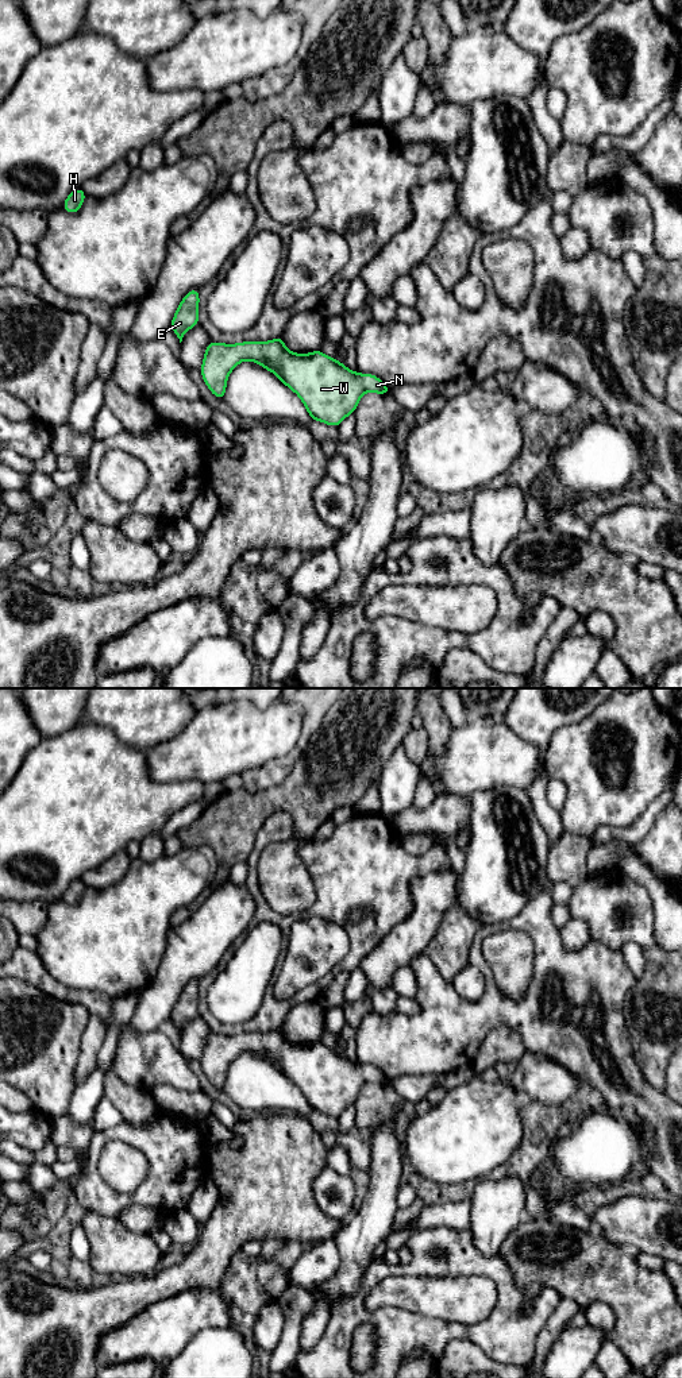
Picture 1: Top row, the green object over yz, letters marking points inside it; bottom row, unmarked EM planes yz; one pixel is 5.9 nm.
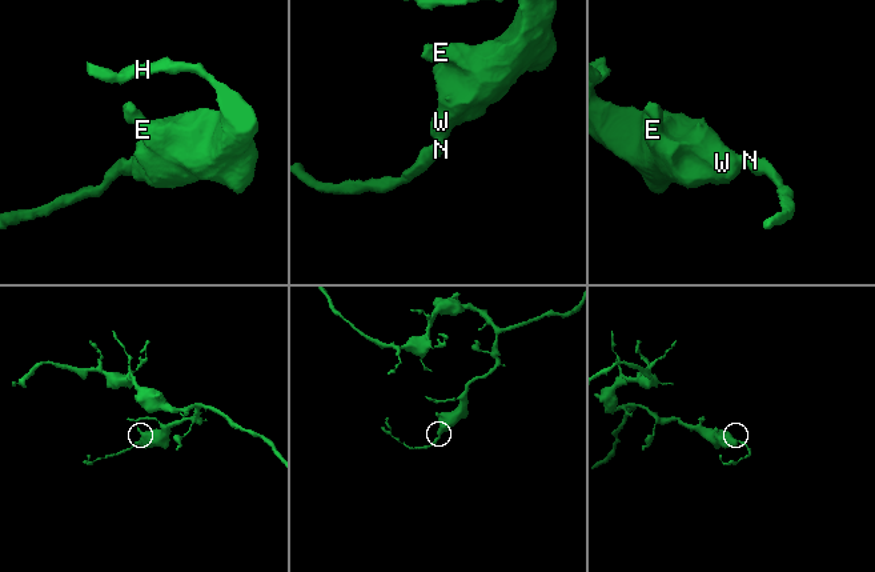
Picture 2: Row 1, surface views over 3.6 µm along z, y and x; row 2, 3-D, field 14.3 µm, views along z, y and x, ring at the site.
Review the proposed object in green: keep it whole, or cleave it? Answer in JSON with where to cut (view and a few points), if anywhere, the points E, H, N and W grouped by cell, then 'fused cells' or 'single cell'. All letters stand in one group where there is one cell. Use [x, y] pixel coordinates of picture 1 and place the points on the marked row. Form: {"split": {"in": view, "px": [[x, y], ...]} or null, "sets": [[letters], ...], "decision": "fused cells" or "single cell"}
{"split": null, "sets": [["E", "H", "N", "W"]], "decision": "single cell"}

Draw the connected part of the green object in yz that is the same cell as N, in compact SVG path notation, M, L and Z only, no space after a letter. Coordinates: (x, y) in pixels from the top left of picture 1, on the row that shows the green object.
M278 337L265 343L211 341L200 371L216 398L224 399L228 375L243 360L255 362L277 374L300 397L312 420L332 426L339 426L348 414L355 413L365 391L382 395L392 391L373 374L351 371L320 350L294 354L285 347L284 337Z

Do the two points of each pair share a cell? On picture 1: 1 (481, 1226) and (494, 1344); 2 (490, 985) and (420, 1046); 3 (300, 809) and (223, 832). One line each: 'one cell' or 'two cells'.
1: two cells
2: one cell
3: one cell

